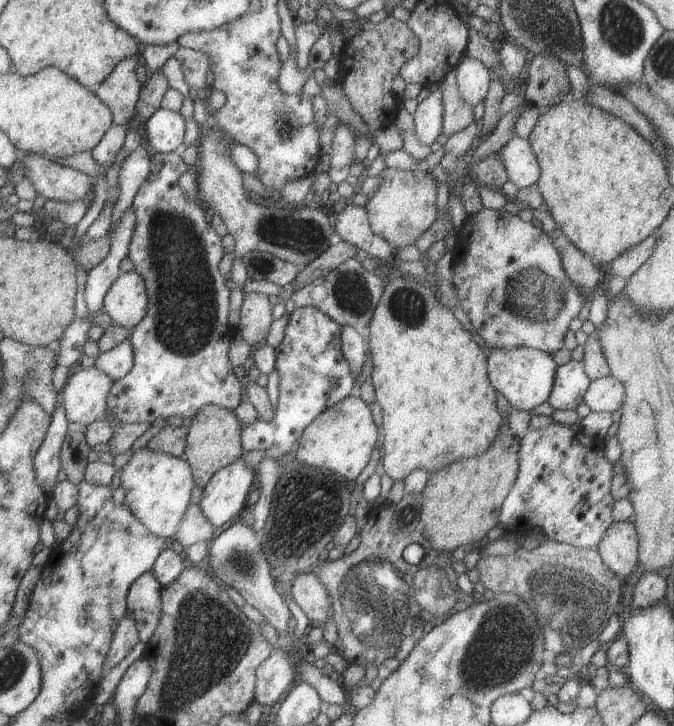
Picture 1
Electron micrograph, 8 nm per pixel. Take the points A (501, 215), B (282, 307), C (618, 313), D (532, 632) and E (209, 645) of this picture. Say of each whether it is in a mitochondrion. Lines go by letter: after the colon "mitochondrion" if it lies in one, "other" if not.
A: other
B: other
C: other
D: mitochondrion
E: mitochondrion

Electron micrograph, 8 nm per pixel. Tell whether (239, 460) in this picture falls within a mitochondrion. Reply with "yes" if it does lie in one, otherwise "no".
no

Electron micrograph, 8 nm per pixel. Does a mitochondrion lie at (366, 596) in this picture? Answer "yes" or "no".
yes

